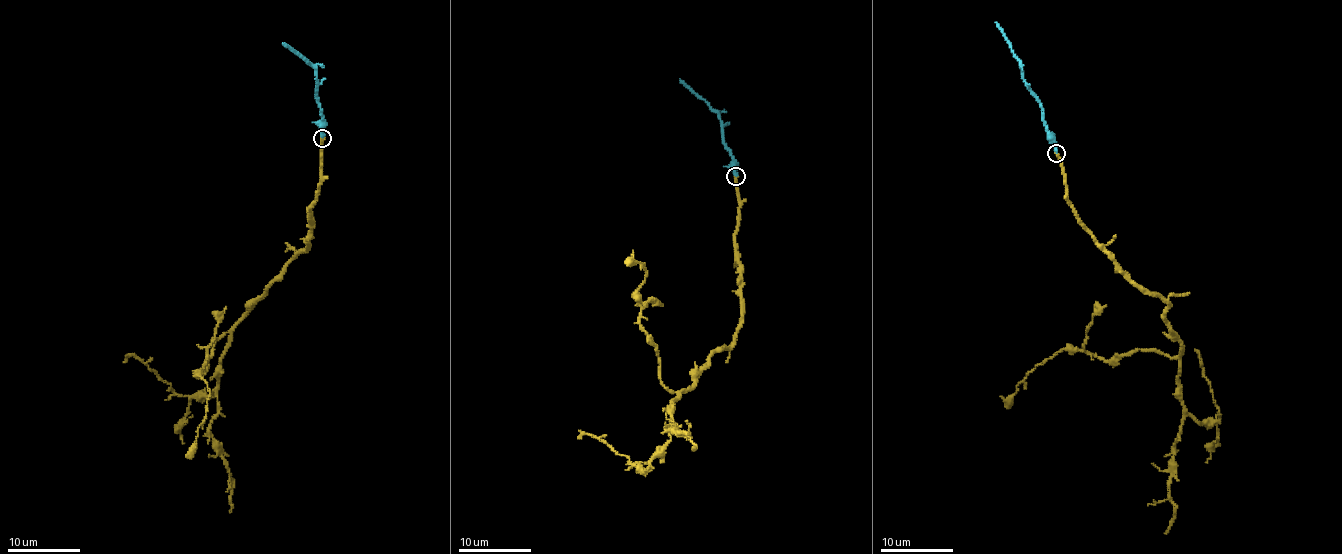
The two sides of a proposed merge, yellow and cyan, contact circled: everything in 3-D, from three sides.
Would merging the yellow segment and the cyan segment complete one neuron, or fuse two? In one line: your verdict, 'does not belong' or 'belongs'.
belongs

